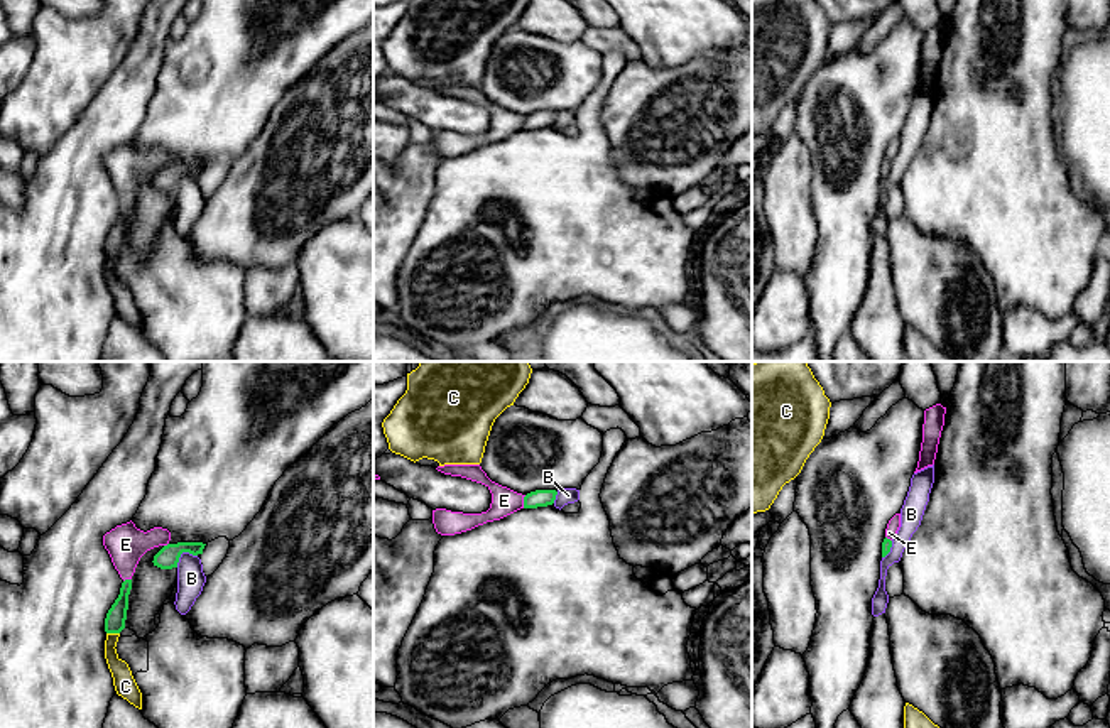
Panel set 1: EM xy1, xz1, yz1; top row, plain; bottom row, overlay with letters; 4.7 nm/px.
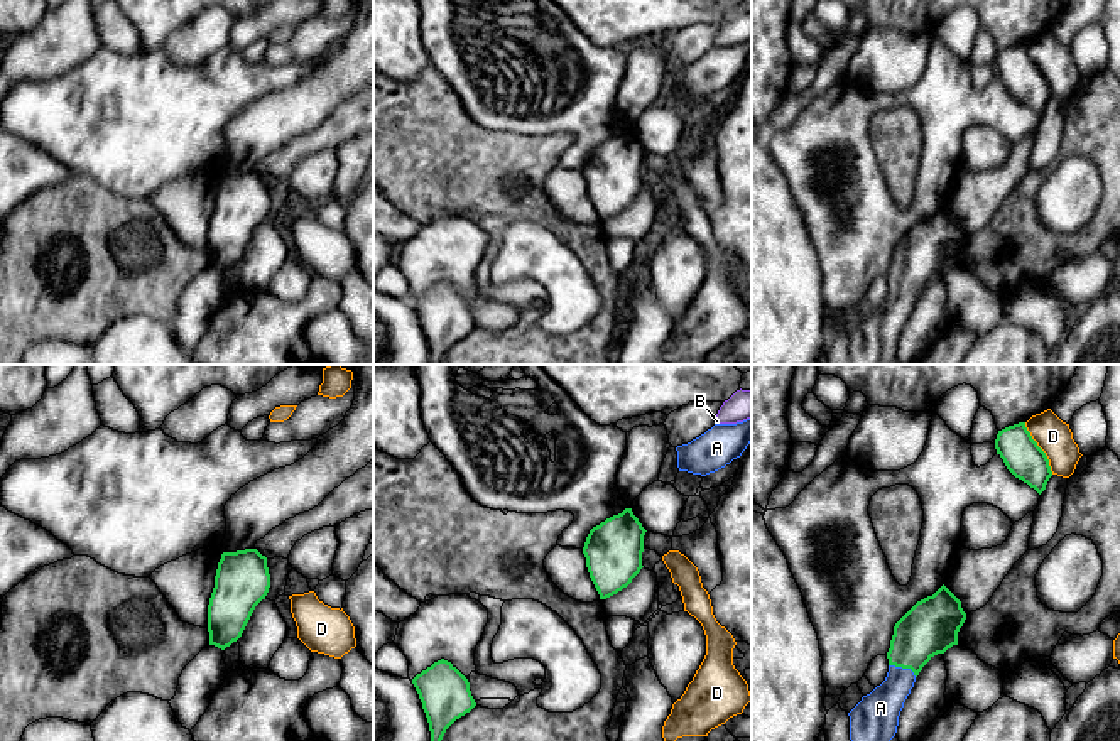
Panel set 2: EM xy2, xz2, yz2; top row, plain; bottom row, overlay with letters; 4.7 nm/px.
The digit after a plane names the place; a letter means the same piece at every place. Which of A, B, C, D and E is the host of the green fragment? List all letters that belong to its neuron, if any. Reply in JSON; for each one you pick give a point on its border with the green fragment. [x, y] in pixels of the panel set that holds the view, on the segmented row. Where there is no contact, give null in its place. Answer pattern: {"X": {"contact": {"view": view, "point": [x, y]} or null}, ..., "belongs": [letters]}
{"A": {"contact": {"view": "yz2", "point": [902, 667]}}, "belongs": ["A"]}

